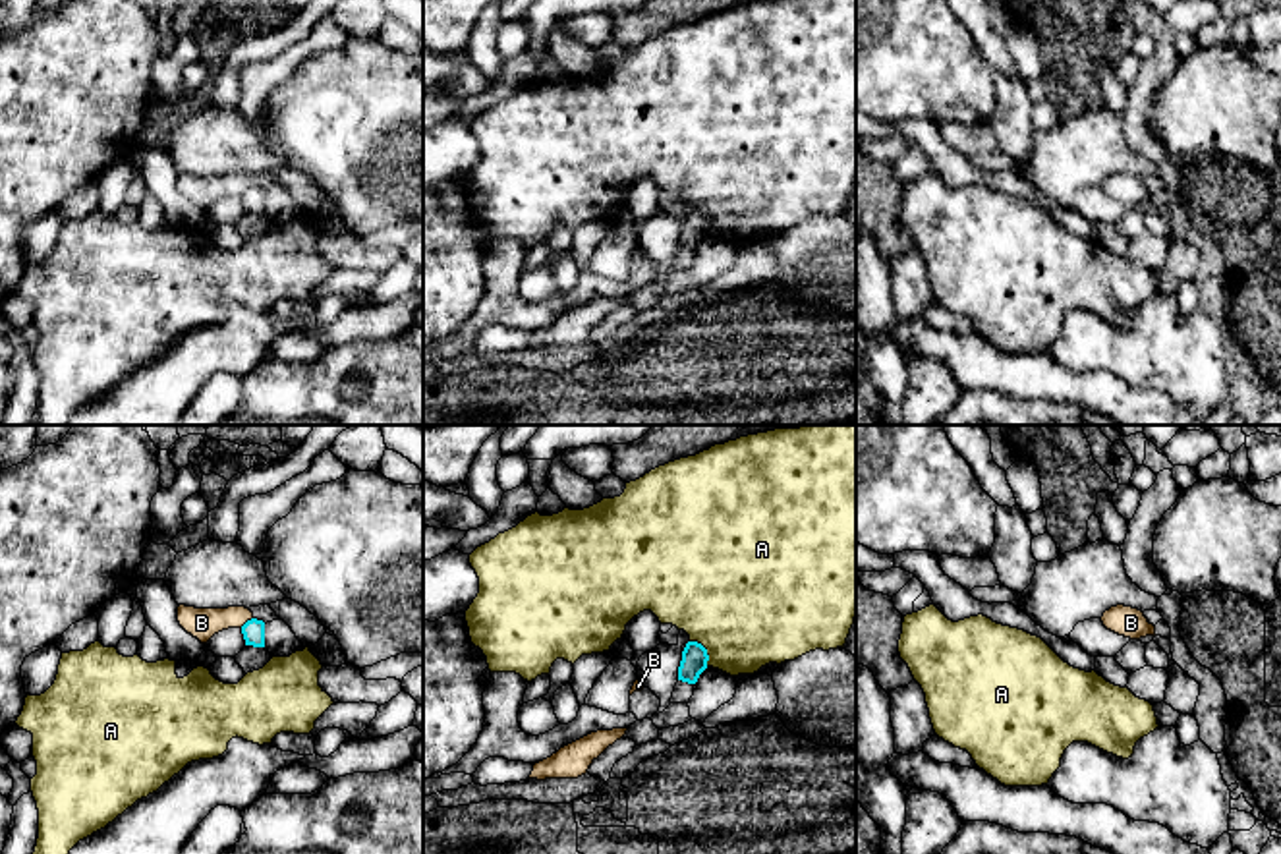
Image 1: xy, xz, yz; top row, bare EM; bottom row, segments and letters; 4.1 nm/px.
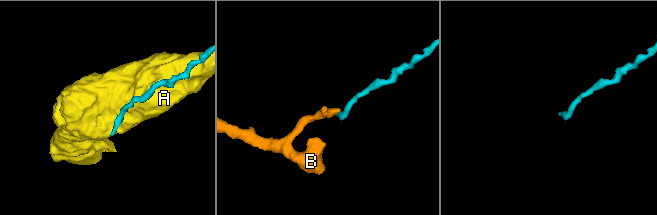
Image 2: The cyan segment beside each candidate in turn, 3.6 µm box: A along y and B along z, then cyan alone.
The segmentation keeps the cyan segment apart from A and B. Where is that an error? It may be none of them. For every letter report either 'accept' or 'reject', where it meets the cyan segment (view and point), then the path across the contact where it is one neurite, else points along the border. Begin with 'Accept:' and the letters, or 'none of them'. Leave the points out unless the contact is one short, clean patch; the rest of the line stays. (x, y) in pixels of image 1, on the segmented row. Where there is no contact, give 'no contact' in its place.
Accept: none of them
A: reject; contact xz (706, 650)
B: reject; contact xy (248, 621); border xy (252, 617), (240, 626)

